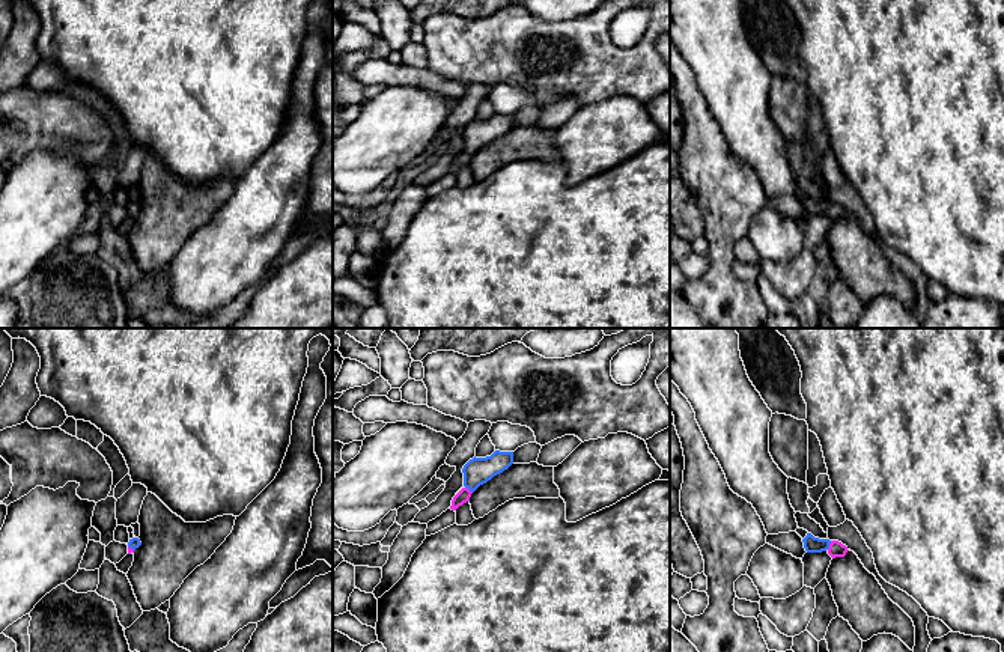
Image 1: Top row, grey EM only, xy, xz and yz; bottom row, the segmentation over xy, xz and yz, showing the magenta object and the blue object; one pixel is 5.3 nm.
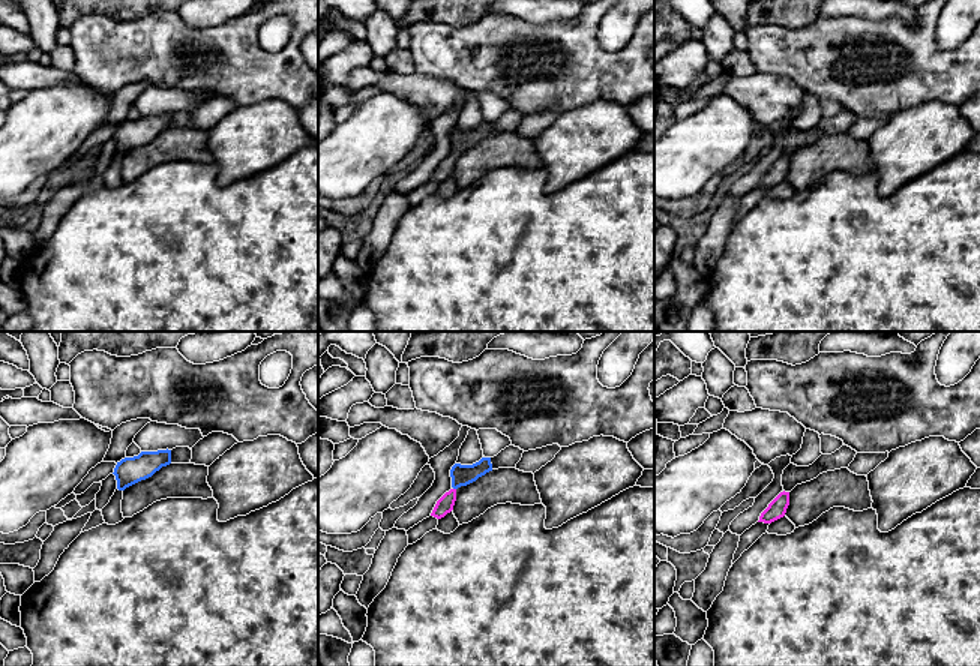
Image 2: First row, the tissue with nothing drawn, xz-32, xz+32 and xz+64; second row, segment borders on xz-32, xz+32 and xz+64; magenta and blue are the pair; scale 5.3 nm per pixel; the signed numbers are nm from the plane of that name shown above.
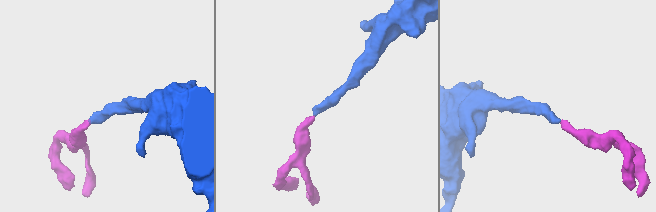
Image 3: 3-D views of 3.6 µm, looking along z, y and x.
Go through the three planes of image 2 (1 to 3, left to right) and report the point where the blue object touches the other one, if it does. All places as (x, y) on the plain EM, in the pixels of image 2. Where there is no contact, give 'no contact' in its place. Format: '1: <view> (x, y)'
1: no contact
2: no contact
3: no contact

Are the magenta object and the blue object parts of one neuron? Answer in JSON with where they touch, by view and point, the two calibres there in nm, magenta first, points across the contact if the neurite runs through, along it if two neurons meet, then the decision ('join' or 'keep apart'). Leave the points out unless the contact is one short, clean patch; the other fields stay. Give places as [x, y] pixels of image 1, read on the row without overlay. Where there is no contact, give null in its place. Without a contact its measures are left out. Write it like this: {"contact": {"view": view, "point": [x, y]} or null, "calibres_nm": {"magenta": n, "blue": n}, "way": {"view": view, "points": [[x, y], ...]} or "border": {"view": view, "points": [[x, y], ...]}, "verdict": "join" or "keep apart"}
{"contact": {"view": "yz", "point": [830, 208]}, "calibres_nm": {"magenta": 80, "blue": 90}, "way": {"view": "yz", "points": [[836, 211], [830, 208], [812, 207]]}, "verdict": "join"}

